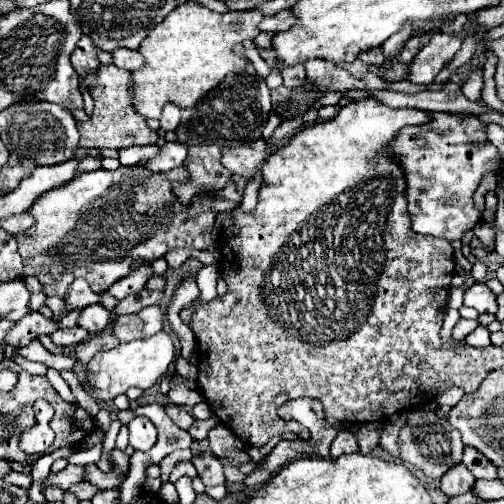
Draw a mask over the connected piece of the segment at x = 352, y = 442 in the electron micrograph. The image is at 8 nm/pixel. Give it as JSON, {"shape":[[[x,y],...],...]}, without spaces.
{"shape":[[[341,431],[331,443],[331,457],[339,457],[343,453],[357,453],[357,451],[359,451],[359,445],[353,431]]]}

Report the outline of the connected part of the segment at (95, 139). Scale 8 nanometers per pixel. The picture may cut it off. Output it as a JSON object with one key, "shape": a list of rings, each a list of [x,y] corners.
{"shape":[[[101,65],[97,71],[97,83],[93,83],[91,95],[95,101],[95,109],[93,115],[89,117],[87,123],[79,123],[79,147],[75,151],[77,159],[85,157],[85,149],[123,149],[123,147],[131,147],[131,145],[155,145],[159,141],[157,131],[149,129],[145,123],[145,117],[137,113],[137,109],[131,103],[131,93],[133,93],[133,85],[129,79],[129,71],[119,69],[115,65]]]}

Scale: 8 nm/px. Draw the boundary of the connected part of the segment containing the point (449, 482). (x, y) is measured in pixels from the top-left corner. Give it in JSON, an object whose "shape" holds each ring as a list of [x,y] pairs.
{"shape":[[[457,463],[441,477],[441,491],[447,497],[455,497],[469,491],[475,481],[477,479],[473,477],[473,473],[469,473],[469,469],[463,463]]]}

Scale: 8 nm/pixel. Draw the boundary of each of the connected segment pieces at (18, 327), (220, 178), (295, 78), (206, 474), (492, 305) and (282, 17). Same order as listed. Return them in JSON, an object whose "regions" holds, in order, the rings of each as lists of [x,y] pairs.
{"regions":[[[[33,311],[25,315],[25,319],[17,321],[3,341],[13,347],[25,347],[39,335],[51,335],[53,331],[57,331],[57,323],[51,319],[45,319],[39,311]]],[[[193,145],[183,163],[191,175],[191,181],[175,187],[175,193],[181,203],[189,203],[197,187],[215,187],[221,189],[227,185],[231,173],[221,165],[221,147],[217,145]]],[[[295,63],[293,67],[279,67],[279,71],[283,75],[285,87],[297,87],[305,79],[305,65],[303,63]]],[[[201,451],[193,457],[193,465],[197,467],[197,473],[201,477],[201,481],[211,487],[211,485],[223,485],[225,477],[223,477],[223,467],[221,461],[211,455],[211,451]]],[[[473,283],[465,291],[465,305],[477,309],[479,313],[495,313],[497,311],[497,301],[491,289],[485,283]]],[[[281,11],[273,17],[265,17],[259,25],[261,31],[265,33],[281,33],[281,31],[289,31],[289,27],[293,27],[293,23],[297,23],[297,19],[293,19],[291,11]]]]}

